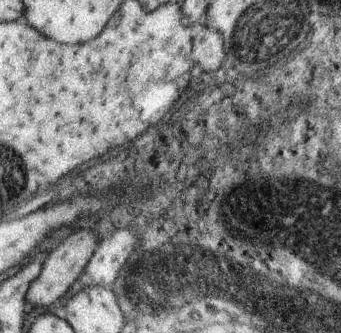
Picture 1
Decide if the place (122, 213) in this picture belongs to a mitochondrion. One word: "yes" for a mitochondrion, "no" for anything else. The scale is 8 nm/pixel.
no

